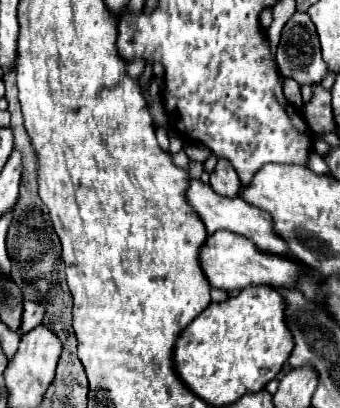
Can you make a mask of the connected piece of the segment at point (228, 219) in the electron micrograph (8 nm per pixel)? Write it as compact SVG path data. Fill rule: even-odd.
M190 180L190 186L184 192L186 202L194 208L194 212L198 212L200 220L204 222L208 234L214 234L218 230L228 230L240 236L246 236L250 240L254 240L254 244L264 250L264 252L272 252L272 254L284 254L290 256L290 250L286 246L286 242L282 242L282 238L278 238L278 234L272 230L272 218L268 212L254 208L252 204L244 202L240 196L238 198L226 198L220 194L214 194L214 190L210 190L210 184L202 182L202 180Z

